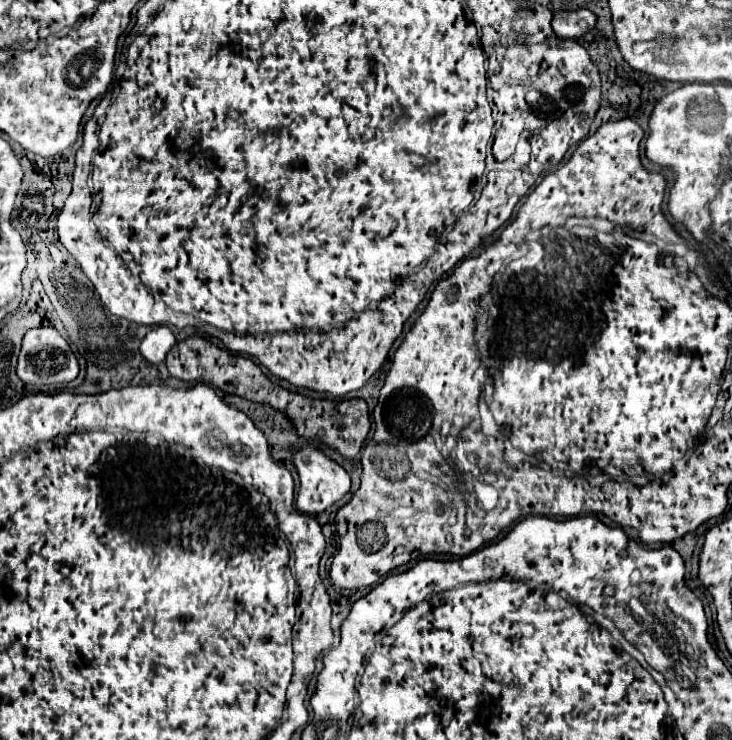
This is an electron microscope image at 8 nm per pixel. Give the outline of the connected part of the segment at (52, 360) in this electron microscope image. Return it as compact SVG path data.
M33 328L25 334L21 354L19 354L19 364L17 364L17 376L25 384L61 384L61 382L71 382L79 374L79 364L75 354L71 352L69 342L55 330L55 328Z

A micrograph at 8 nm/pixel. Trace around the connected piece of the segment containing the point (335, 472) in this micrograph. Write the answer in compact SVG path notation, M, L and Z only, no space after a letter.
M303 448L303 450L299 450L293 456L293 462L295 462L295 468L299 472L299 480L301 480L299 498L297 498L297 510L301 514L319 514L319 512L325 512L327 508L331 508L333 504L337 504L349 492L349 486L351 486L349 474L337 462L329 460L327 456L323 456L319 450L315 450L315 448Z

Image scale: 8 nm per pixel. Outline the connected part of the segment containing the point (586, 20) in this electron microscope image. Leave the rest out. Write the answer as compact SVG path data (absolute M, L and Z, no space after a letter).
M577 10L577 12L557 12L553 16L553 30L559 38L579 40L583 34L593 30L597 24L597 16L591 10Z

